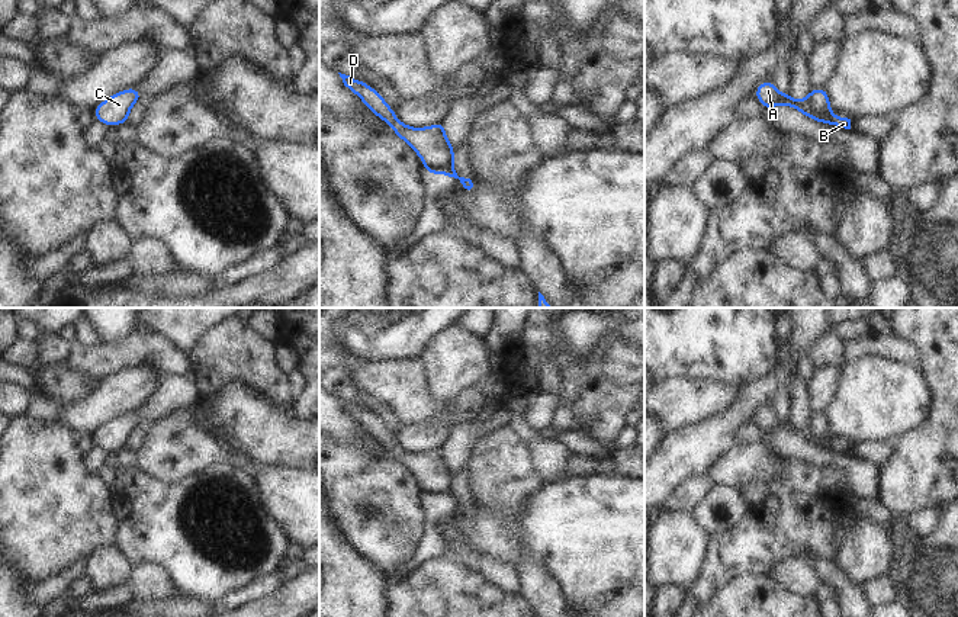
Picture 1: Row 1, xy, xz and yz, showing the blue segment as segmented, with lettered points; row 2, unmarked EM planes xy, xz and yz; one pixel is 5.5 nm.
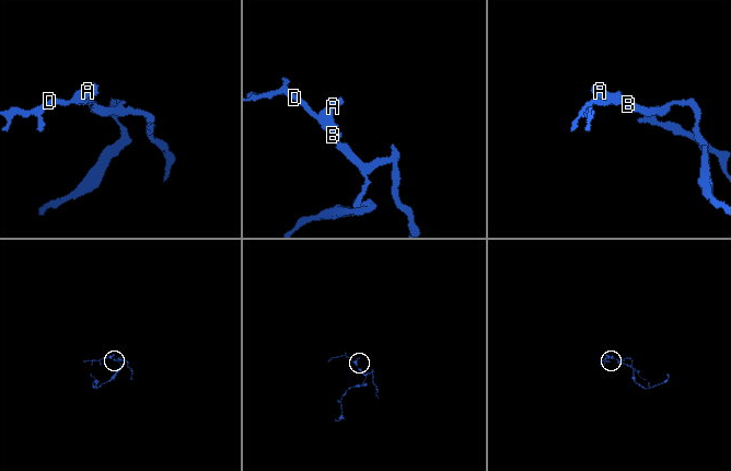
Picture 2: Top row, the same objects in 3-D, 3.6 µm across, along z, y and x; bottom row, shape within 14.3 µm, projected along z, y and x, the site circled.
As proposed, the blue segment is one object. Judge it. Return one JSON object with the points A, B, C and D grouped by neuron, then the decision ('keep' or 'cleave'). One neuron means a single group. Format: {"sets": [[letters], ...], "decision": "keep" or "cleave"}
{"sets": [["A", "C", "D"], ["B"]], "decision": "cleave"}

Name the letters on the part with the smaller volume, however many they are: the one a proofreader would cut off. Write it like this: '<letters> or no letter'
A, C, D

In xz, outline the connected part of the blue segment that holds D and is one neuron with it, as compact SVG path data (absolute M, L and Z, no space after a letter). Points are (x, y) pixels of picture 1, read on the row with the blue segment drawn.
M338 73L343 83L356 96L359 96L379 119L386 122L398 138L405 141L422 160L422 167L430 174L447 174L454 158L454 148L449 141L444 122L412 128L402 123L395 110L385 102L383 96L367 83L354 80L350 75Z

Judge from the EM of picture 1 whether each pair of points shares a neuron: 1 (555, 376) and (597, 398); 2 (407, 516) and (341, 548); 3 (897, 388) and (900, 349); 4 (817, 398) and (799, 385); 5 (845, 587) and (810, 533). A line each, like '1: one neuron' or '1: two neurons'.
1: two neurons
2: two neurons
3: two neurons
4: two neurons
5: two neurons

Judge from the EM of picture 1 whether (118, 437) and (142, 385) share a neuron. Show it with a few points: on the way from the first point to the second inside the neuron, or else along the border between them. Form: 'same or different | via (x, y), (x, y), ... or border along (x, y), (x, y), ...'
different | border along (156, 391), (131, 413), (106, 421), (99, 428)

